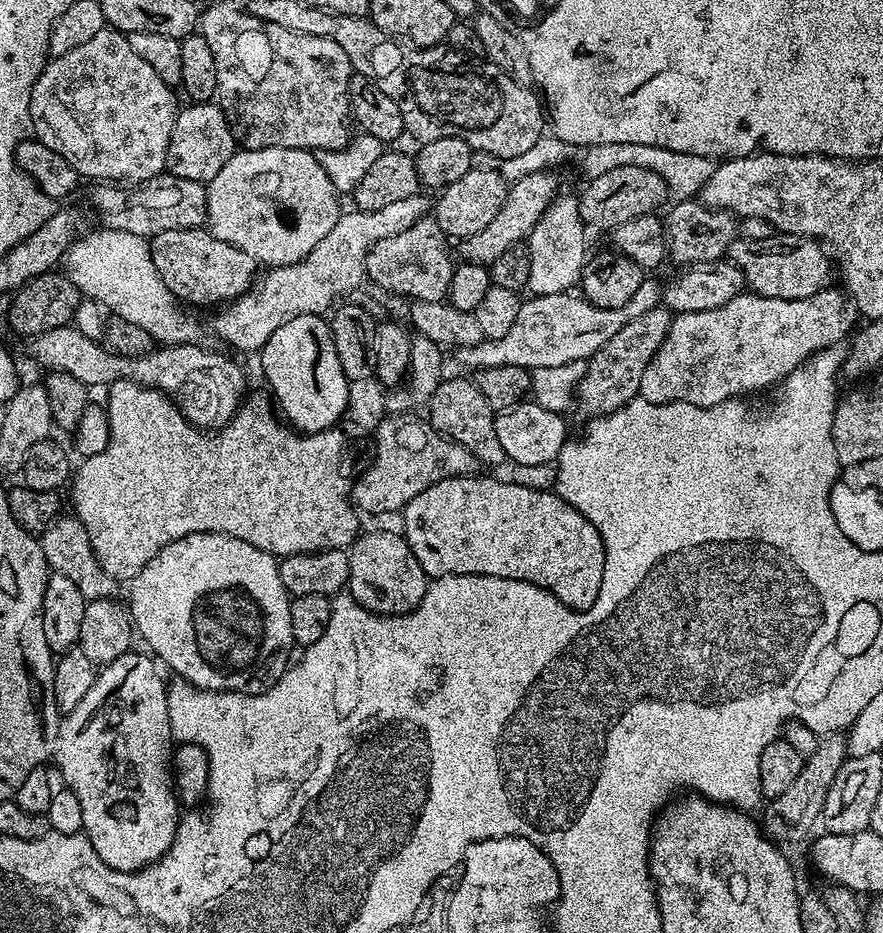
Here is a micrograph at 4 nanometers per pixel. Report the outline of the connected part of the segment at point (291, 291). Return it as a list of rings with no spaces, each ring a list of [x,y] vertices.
[[[417,194],[401,198],[391,206],[382,206],[382,210],[351,211],[340,215],[338,222],[334,222],[334,230],[330,230],[330,234],[326,234],[326,238],[322,238],[322,242],[318,242],[318,246],[314,246],[306,258],[294,264],[268,268],[265,276],[263,273],[259,277],[255,287],[223,305],[217,311],[220,313],[212,320],[213,330],[230,347],[256,354],[263,348],[270,334],[274,334],[278,326],[286,326],[290,318],[327,313],[337,301],[344,298],[339,296],[365,283],[367,258],[374,245],[382,242],[382,238],[394,238],[394,234],[410,230],[414,222],[425,219],[430,212],[430,200],[424,194]]]

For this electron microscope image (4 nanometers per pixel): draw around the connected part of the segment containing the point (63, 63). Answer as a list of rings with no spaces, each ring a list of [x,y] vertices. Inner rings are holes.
[[[106,26],[102,30],[98,30],[98,34],[94,34],[94,38],[88,39],[87,42],[82,42],[82,46],[74,46],[74,50],[70,50],[61,56],[53,56],[45,63],[43,72],[40,73],[40,77],[37,78],[32,87],[32,97],[30,98],[32,132],[35,139],[40,141],[42,146],[48,147],[54,154],[64,158],[80,178],[89,176],[92,182],[116,182],[112,180],[137,180],[137,182],[143,182],[145,180],[153,180],[161,172],[165,171],[168,162],[168,147],[170,146],[170,138],[174,134],[174,122],[178,111],[176,96],[172,92],[175,92],[173,85],[162,82],[162,78],[158,78],[158,73],[154,70],[154,66],[150,66],[150,62],[144,61],[130,47],[127,35],[117,32],[111,26]]]

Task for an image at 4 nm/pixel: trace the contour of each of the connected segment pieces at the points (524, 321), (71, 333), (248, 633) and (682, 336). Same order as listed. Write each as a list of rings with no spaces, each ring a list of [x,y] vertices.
[[[646,278],[630,302],[622,307],[599,308],[585,300],[583,295],[563,292],[532,296],[521,303],[518,319],[503,338],[484,339],[481,344],[459,349],[458,355],[471,370],[493,368],[494,366],[522,366],[526,369],[560,366],[575,360],[589,361],[592,355],[626,323],[641,317],[648,310],[659,307],[662,300],[662,286],[652,278]]]
[[[69,326],[43,332],[31,344],[32,356],[44,370],[65,372],[83,384],[107,386],[116,380],[129,380],[147,388],[157,388],[172,399],[178,411],[195,428],[201,430],[225,428],[246,399],[244,387],[248,380],[243,370],[230,357],[212,348],[200,348],[197,343],[156,346],[138,358],[130,358],[119,356],[103,343],[95,344],[86,333],[79,332],[76,326]]]
[[[222,532],[190,534],[186,538],[178,538],[174,542],[170,542],[170,546],[166,546],[161,552],[154,554],[154,558],[150,558],[150,562],[146,562],[146,566],[142,566],[142,570],[138,570],[138,574],[132,577],[127,588],[126,608],[131,615],[131,621],[139,639],[141,636],[152,647],[151,655],[161,665],[169,664],[176,671],[175,675],[179,679],[188,680],[196,688],[205,688],[215,692],[246,692],[249,696],[253,696],[259,692],[265,692],[268,688],[273,688],[288,671],[290,667],[288,655],[291,654],[292,648],[294,649],[290,630],[292,602],[286,586],[282,586],[277,557],[270,555],[266,550],[258,550],[258,546],[250,546],[250,542],[242,542],[236,536],[225,536]]]
[[[825,290],[801,300],[741,294],[726,302],[726,306],[718,306],[718,310],[679,313],[672,321],[666,342],[662,342],[658,354],[654,354],[650,366],[646,366],[646,374],[642,374],[640,396],[655,404],[693,404],[699,408],[715,408],[730,399],[747,397],[747,392],[756,392],[771,384],[779,385],[815,352],[841,343],[845,339],[843,336],[847,337],[857,327],[856,305],[843,291],[832,291]]]

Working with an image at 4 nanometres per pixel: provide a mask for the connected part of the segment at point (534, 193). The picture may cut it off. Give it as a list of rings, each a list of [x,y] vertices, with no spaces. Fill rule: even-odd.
[[[545,170],[526,174],[526,178],[515,181],[509,187],[508,197],[502,210],[498,210],[497,216],[490,221],[490,226],[486,226],[486,230],[478,230],[478,234],[470,234],[459,241],[459,259],[470,264],[491,266],[494,258],[498,258],[498,254],[503,254],[504,251],[527,241],[529,234],[532,233],[538,222],[538,218],[542,218],[542,214],[546,214],[546,210],[558,195],[556,174],[555,171]]]

